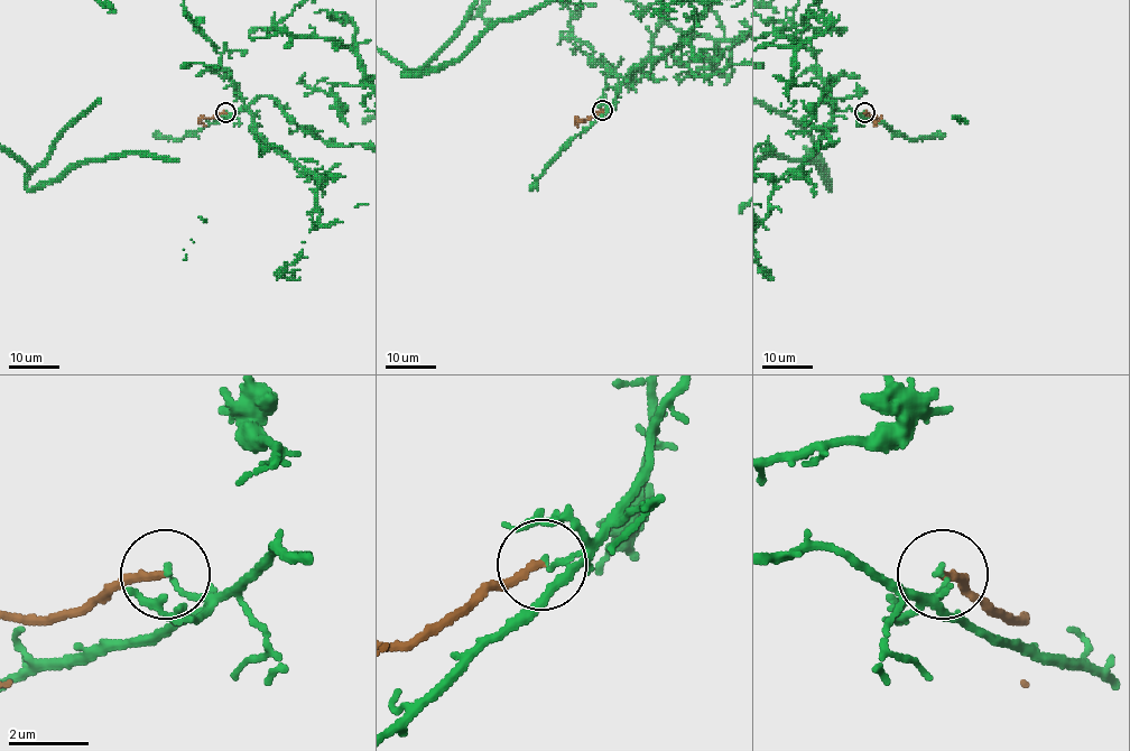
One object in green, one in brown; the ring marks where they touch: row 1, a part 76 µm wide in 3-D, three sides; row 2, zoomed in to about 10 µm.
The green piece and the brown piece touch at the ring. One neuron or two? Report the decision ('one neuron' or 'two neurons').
two neurons

